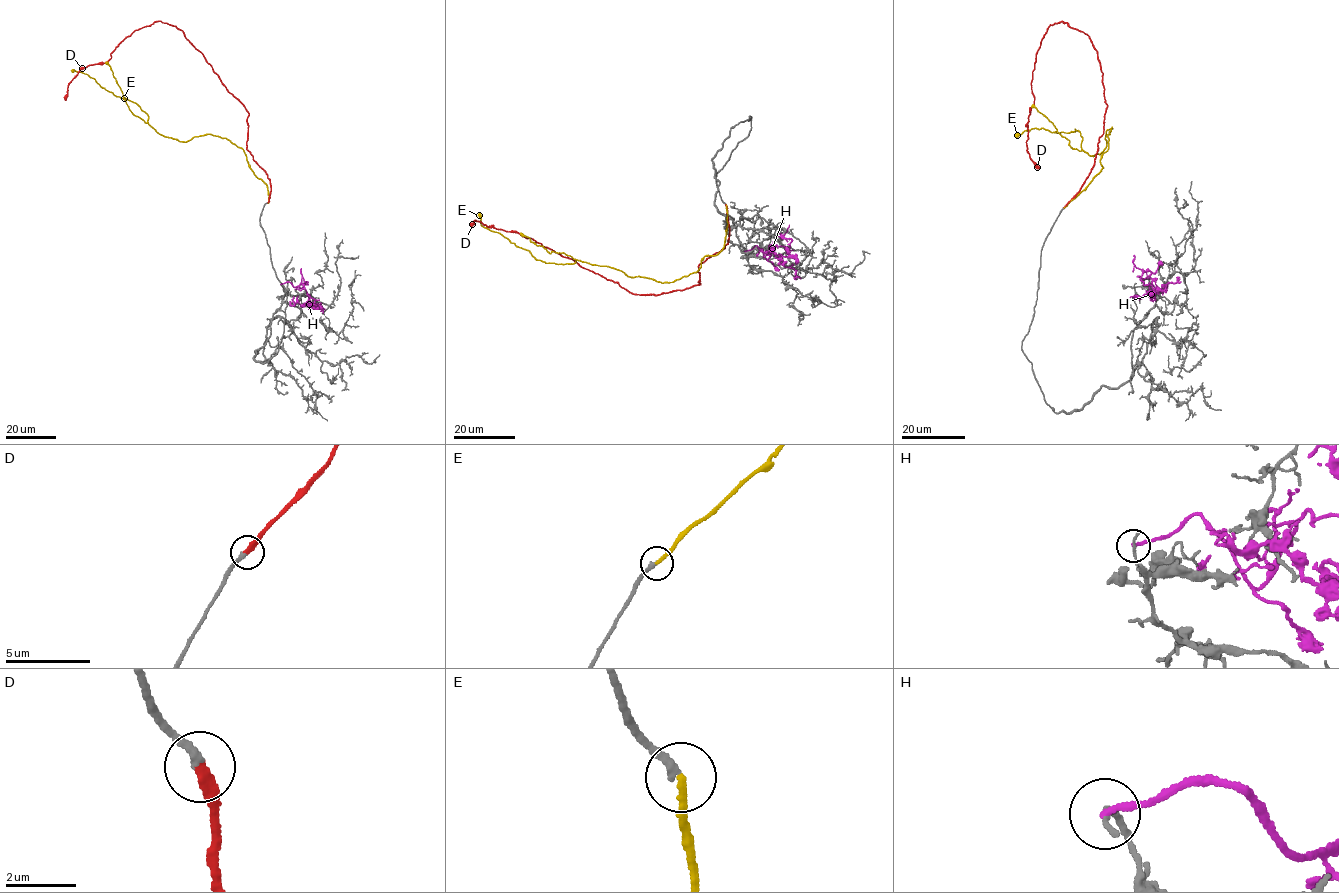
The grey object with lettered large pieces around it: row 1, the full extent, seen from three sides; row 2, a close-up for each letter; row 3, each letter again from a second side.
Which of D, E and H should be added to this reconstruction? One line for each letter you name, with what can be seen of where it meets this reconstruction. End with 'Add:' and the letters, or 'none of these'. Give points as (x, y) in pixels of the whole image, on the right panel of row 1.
E: contact (1064, 207)
Add: E

